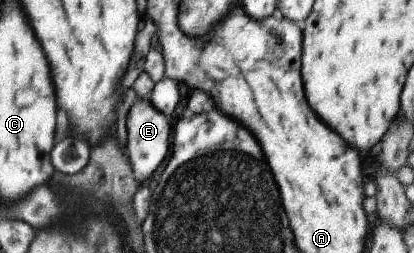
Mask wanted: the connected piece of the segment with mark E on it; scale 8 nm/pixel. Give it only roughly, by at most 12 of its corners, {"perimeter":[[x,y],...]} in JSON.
{"perimeter":[[150,100],[127,114],[133,174],[148,184],[171,145],[170,120]]}

